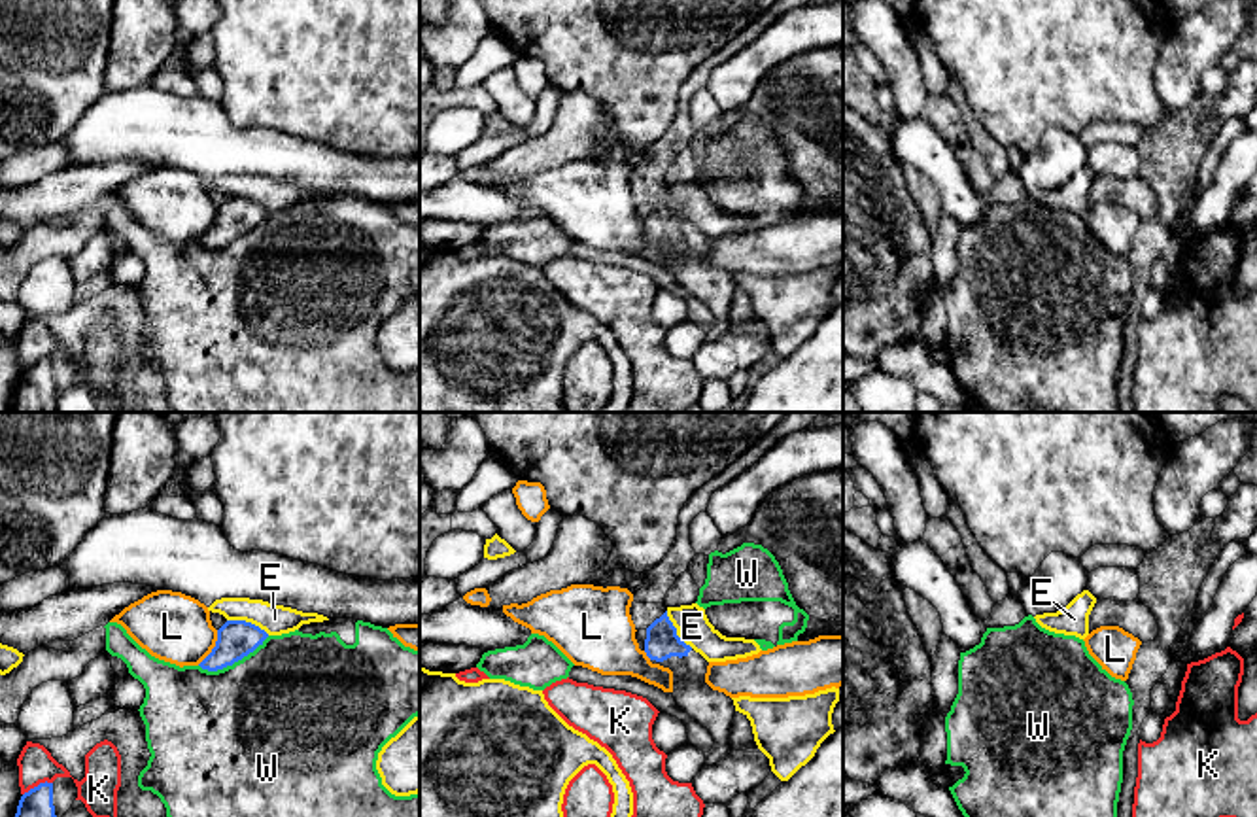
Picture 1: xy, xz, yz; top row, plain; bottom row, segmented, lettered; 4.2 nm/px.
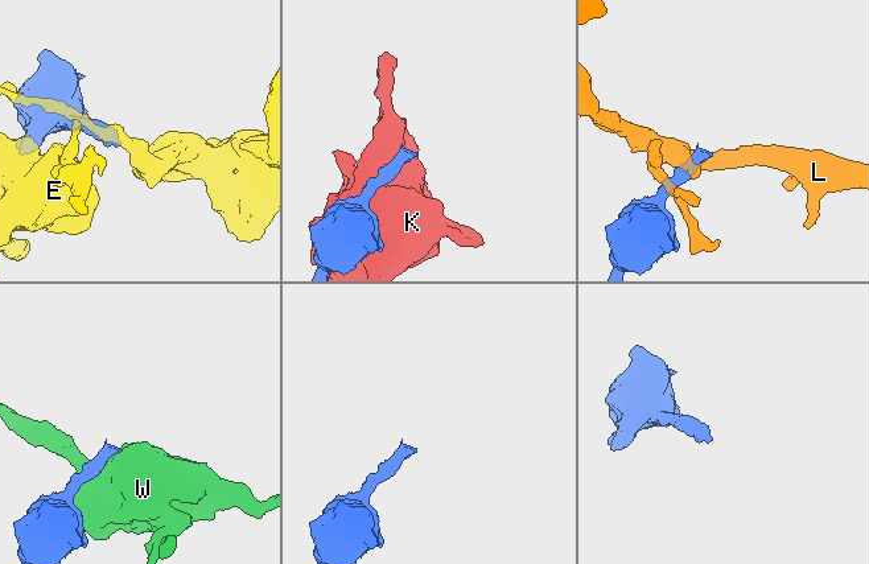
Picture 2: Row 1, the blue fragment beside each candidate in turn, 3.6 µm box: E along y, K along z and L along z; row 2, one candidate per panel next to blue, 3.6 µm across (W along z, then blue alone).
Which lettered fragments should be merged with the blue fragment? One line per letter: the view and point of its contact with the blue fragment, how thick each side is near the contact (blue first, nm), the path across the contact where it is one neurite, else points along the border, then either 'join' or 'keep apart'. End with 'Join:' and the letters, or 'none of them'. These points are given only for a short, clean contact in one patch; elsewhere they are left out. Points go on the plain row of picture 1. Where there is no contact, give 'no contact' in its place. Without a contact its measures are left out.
E: meets blue in xy at (248, 199); 160 nm thick on the blue side, 130 nm on the other; border along xy (227, 195), (250, 197), (269, 210); keep apart
K: meets blue in xy at (38, 362); 190 nm thick on the blue side, 160 nm on the other; keep apart
L: meets blue in xy at (214, 224); 160 nm thick on the blue side, 300 nm on the other; keep apart
W: meets blue in xy at (233, 239); 160 nm thick on the blue side, 500 nm on the other; keep apart
Join: none of them

